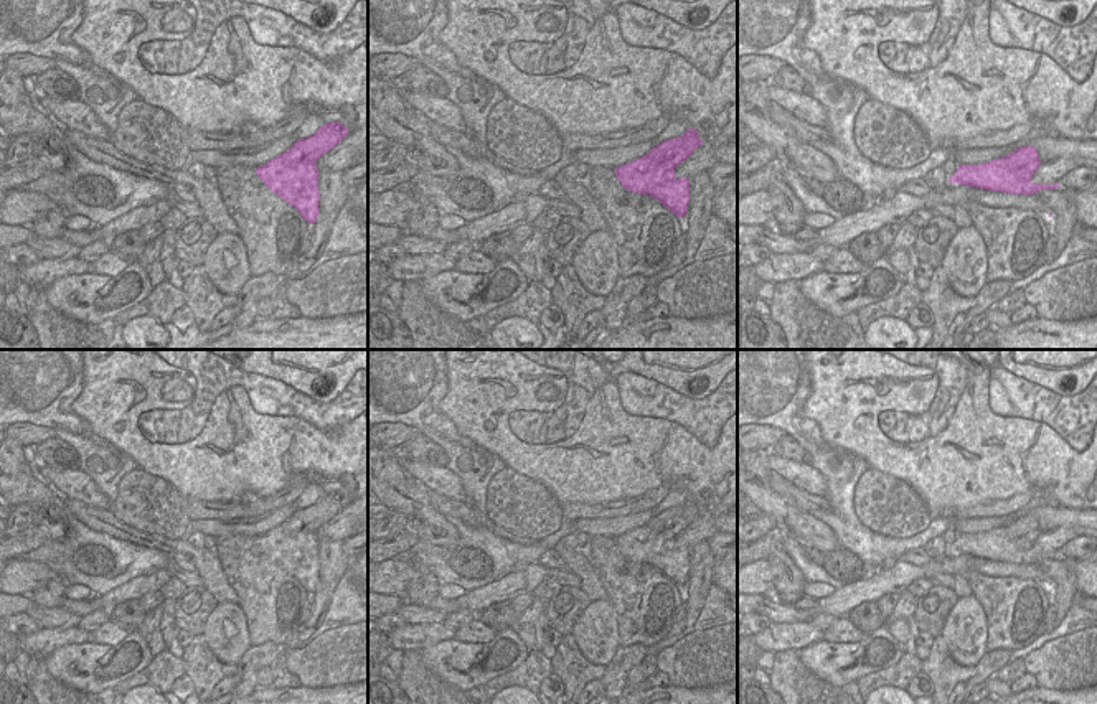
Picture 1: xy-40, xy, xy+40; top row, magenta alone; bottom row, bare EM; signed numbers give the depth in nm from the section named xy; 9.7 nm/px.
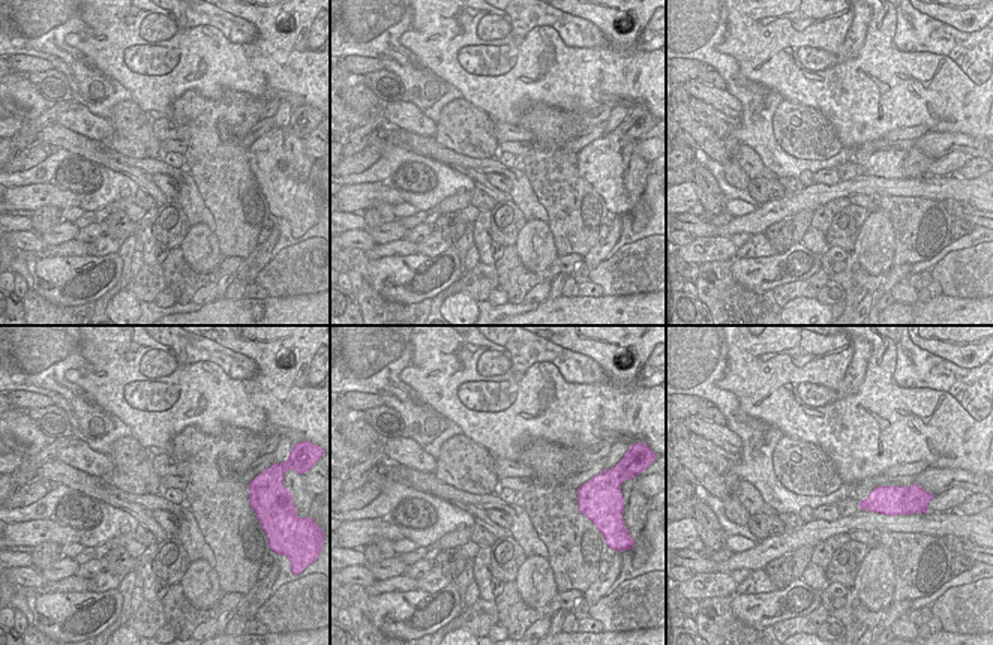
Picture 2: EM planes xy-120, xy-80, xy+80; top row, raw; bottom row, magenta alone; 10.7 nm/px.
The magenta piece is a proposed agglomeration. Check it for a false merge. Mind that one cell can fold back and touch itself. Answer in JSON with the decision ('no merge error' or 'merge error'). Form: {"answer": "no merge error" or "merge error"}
{"answer": "merge error"}

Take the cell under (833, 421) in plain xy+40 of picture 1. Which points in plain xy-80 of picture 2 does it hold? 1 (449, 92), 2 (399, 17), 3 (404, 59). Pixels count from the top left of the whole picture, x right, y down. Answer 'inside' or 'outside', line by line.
1: outside
2: outside
3: outside

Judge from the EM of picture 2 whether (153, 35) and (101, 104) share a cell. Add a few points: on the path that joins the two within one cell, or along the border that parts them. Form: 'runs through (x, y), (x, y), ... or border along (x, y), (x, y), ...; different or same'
border along (89, 62), (120, 83), (132, 98); different

